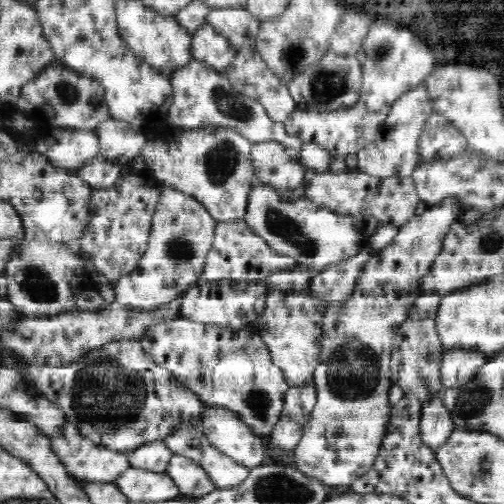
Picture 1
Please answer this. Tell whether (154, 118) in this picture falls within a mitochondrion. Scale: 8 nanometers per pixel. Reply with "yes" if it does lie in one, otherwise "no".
no

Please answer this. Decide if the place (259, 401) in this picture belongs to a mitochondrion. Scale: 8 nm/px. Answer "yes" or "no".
yes

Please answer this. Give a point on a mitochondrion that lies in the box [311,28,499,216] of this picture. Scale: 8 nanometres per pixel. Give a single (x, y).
(378, 53)

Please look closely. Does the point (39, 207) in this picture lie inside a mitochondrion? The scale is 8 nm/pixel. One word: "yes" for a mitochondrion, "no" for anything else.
no

